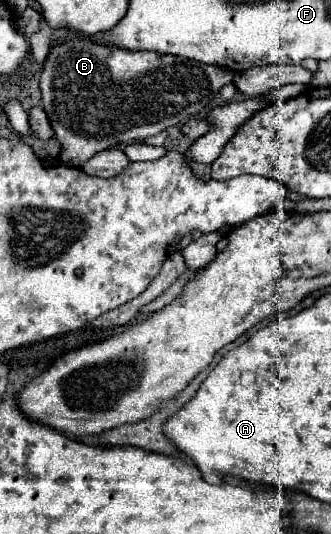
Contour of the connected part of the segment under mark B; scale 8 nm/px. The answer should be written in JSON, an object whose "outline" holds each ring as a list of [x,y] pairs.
{"outline":[[[72,40],[50,50],[42,70],[40,90],[44,112],[48,114],[54,134],[62,144],[62,162],[66,166],[82,166],[100,150],[114,148],[120,142],[156,136],[174,124],[182,124],[188,118],[206,112],[216,102],[218,90],[224,84],[230,84],[232,78],[234,74],[220,66],[208,66],[188,58],[164,56],[148,50],[126,52],[122,48],[90,44],[88,40]]]}

